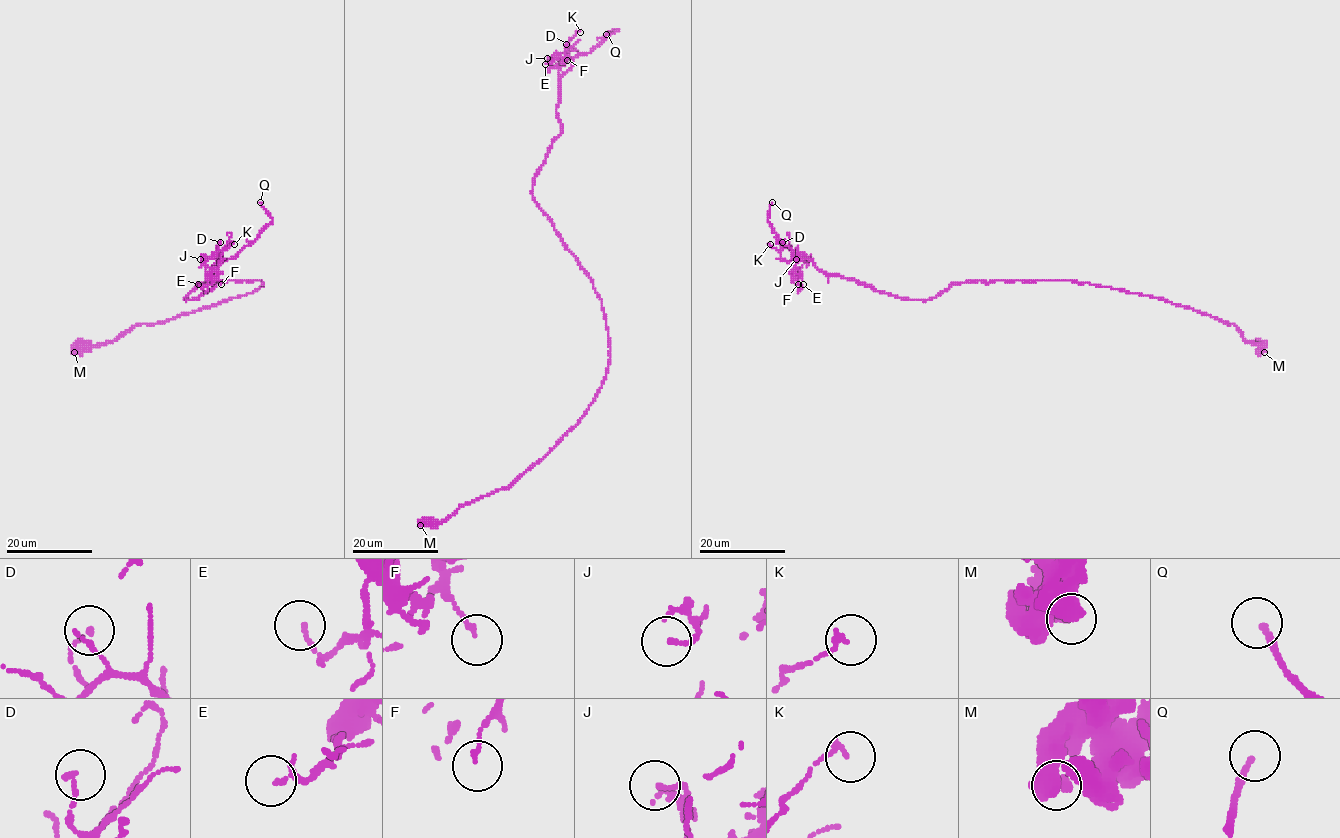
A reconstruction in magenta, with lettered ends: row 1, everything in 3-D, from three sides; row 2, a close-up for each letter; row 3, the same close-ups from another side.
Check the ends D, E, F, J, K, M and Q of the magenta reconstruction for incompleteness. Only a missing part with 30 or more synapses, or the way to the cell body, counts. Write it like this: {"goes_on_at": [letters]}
{"goes_on_at": ["Q"]}

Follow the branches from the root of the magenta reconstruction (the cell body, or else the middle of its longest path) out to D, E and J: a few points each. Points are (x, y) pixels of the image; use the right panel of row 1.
D: (1022, 281), (953, 283), (932, 298), (901, 299), (827, 275), (809, 259), (782, 249), (782, 242)
E: (1022, 281), (953, 283), (932, 298), (901, 299), (827, 275), (809, 259), (799, 259), (791, 271), (803, 284)
J: (1022, 281), (953, 283), (932, 298), (901, 299), (853, 280), (827, 275), (809, 259), (796, 259)

